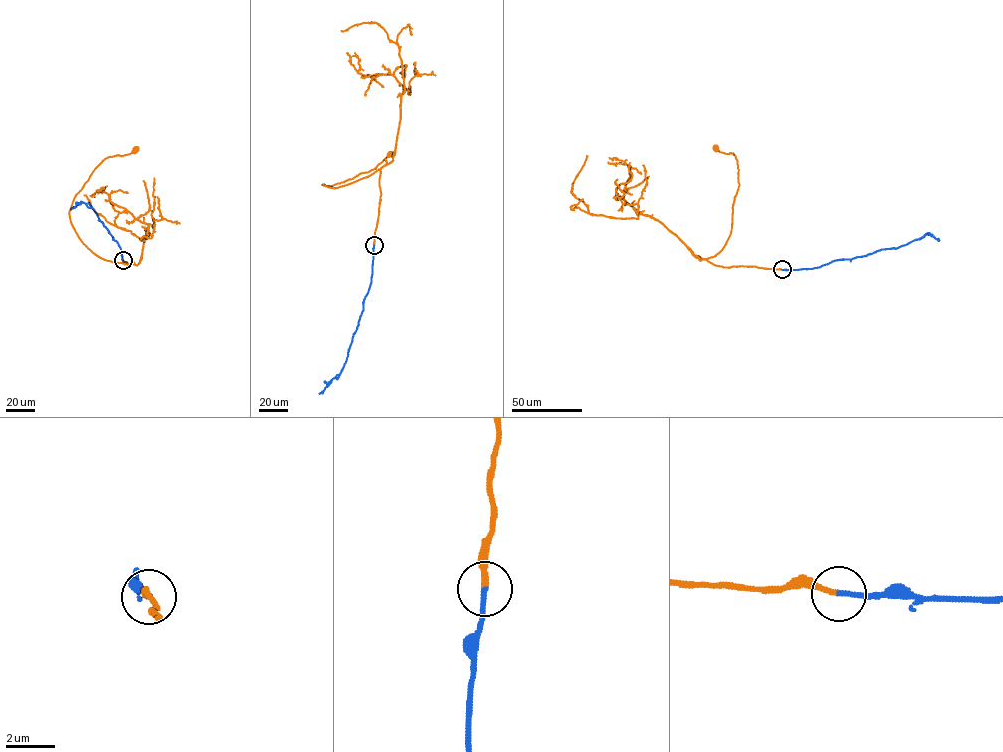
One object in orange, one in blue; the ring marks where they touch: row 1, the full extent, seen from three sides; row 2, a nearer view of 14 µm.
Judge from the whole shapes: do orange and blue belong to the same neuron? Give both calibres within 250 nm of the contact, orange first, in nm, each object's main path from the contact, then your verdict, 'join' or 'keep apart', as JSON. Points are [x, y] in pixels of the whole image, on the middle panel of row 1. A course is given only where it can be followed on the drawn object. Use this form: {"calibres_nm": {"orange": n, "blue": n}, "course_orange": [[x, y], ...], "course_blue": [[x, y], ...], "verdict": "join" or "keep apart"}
{"calibres_nm": {"orange": 220, "blue": 200}, "course_orange": [[374, 245], [381, 195], [380, 169], [336, 188], [322, 184], [329, 186], [368, 172], [389, 154]], "course_blue": [[374, 245], [371, 282], [345, 363], [340, 373], [319, 393]], "verdict": "join"}

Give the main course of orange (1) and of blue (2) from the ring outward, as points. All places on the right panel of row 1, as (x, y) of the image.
1: (782, 269), (723, 267), (706, 259), (721, 250), (730, 234), (732, 207), (739, 186), (735, 156), (715, 149)
2: (782, 269), (811, 269), (835, 260), (898, 248), (928, 233), (938, 241)

